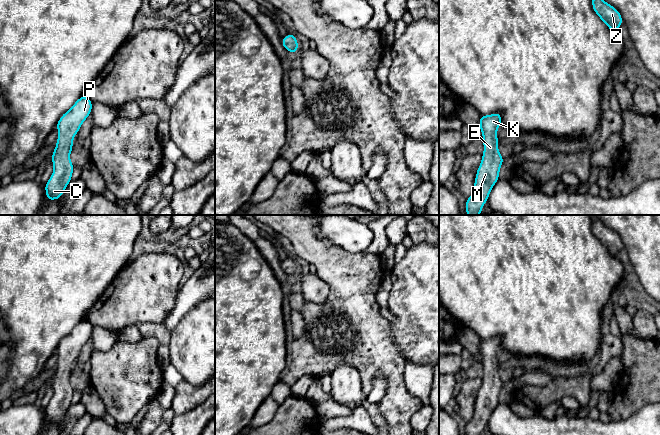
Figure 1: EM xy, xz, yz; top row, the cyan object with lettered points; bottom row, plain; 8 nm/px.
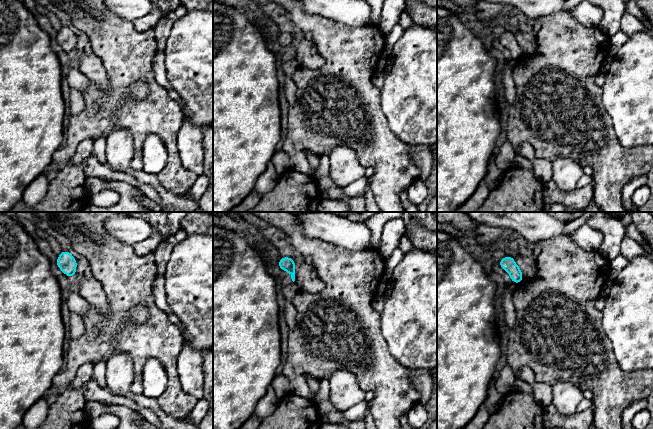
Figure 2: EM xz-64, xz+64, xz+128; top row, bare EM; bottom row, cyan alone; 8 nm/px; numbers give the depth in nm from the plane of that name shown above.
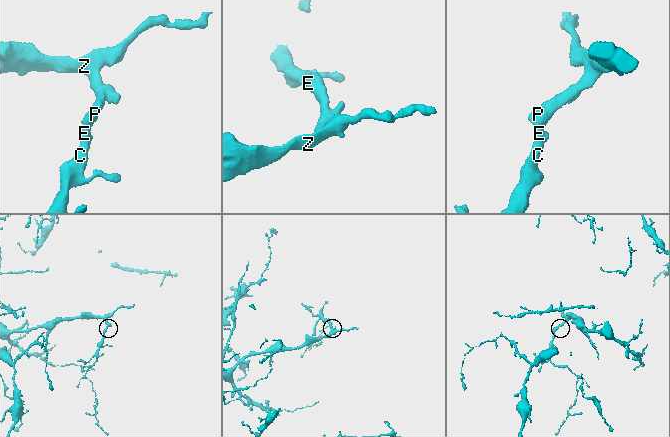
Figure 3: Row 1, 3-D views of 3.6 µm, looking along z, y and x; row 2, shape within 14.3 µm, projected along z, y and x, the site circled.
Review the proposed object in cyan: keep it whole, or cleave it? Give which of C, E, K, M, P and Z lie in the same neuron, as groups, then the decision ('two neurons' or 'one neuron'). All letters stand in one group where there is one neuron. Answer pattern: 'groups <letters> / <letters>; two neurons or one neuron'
groups C E K M P Z; one neuron

